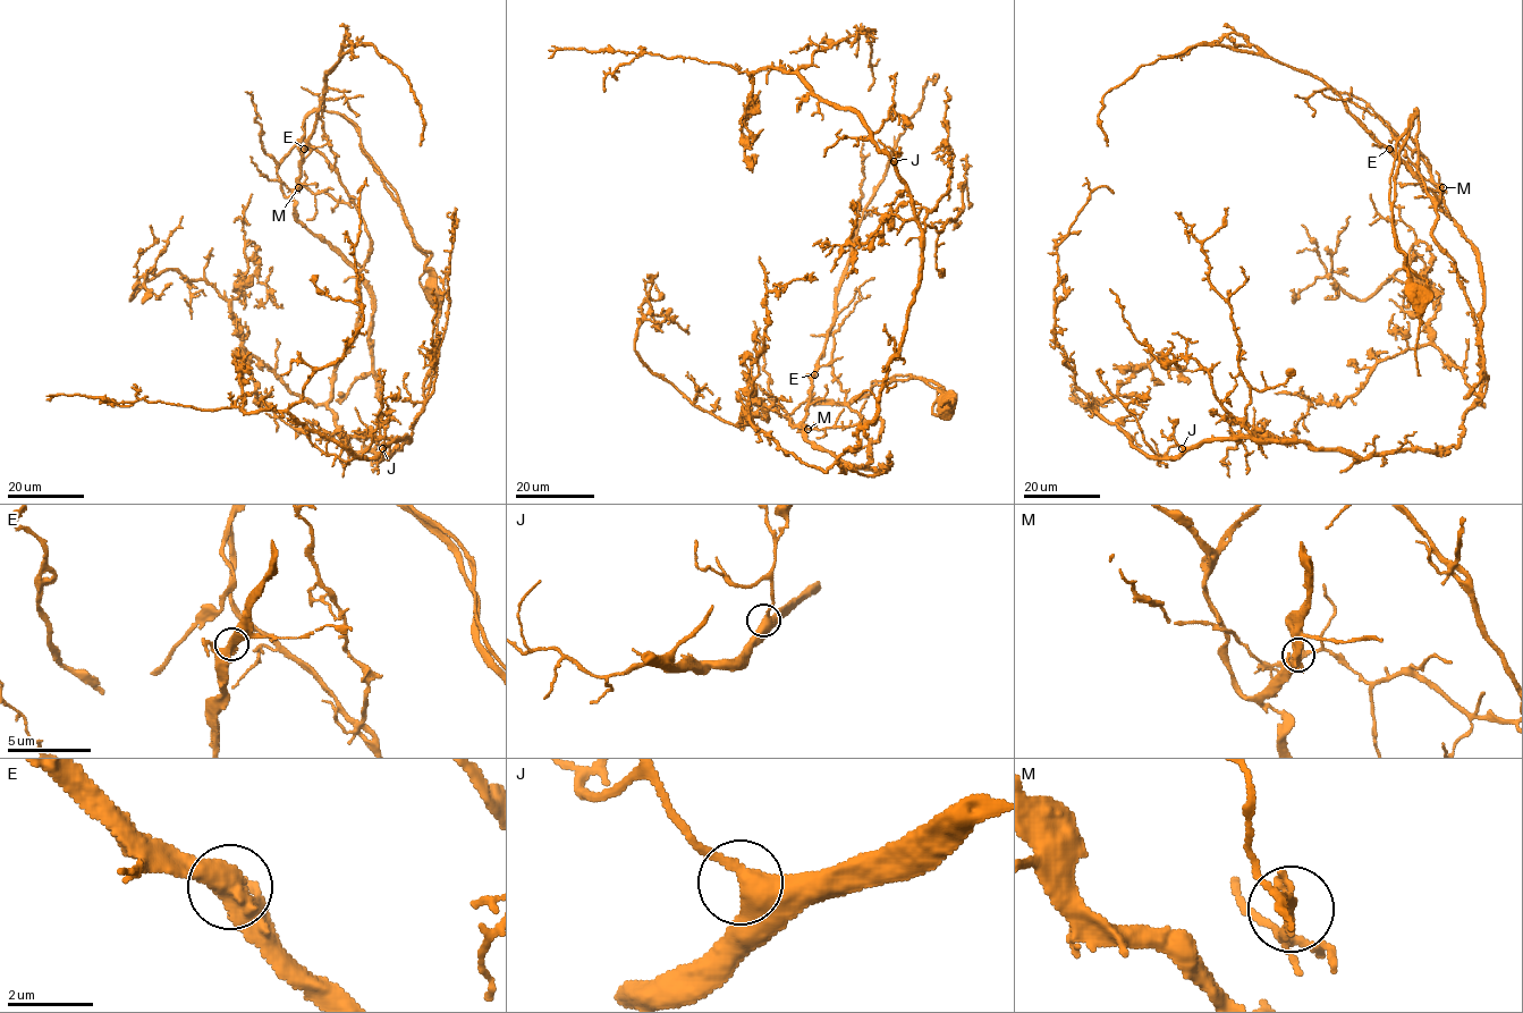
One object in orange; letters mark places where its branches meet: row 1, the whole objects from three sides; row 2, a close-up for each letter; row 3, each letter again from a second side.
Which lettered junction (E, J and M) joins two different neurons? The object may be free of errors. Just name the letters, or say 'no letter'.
M

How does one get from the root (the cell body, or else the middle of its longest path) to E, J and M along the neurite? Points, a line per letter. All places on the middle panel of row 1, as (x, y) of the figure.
E: (945, 405), (920, 378), (893, 380), (851, 403), (814, 394), (786, 418), (793, 427), (813, 374)
J: (945, 405), (920, 378), (813, 404), (881, 421), (866, 465), (837, 459), (876, 415), (920, 277), (894, 161)
M: (945, 405), (939, 390), (920, 378), (893, 380), (851, 403), (815, 401), (814, 394), (786, 418), (807, 429)

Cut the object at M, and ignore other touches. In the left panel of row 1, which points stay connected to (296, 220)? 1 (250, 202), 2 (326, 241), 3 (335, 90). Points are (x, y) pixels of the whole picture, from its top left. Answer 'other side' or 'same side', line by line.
1: other side
2: same side
3: same side

